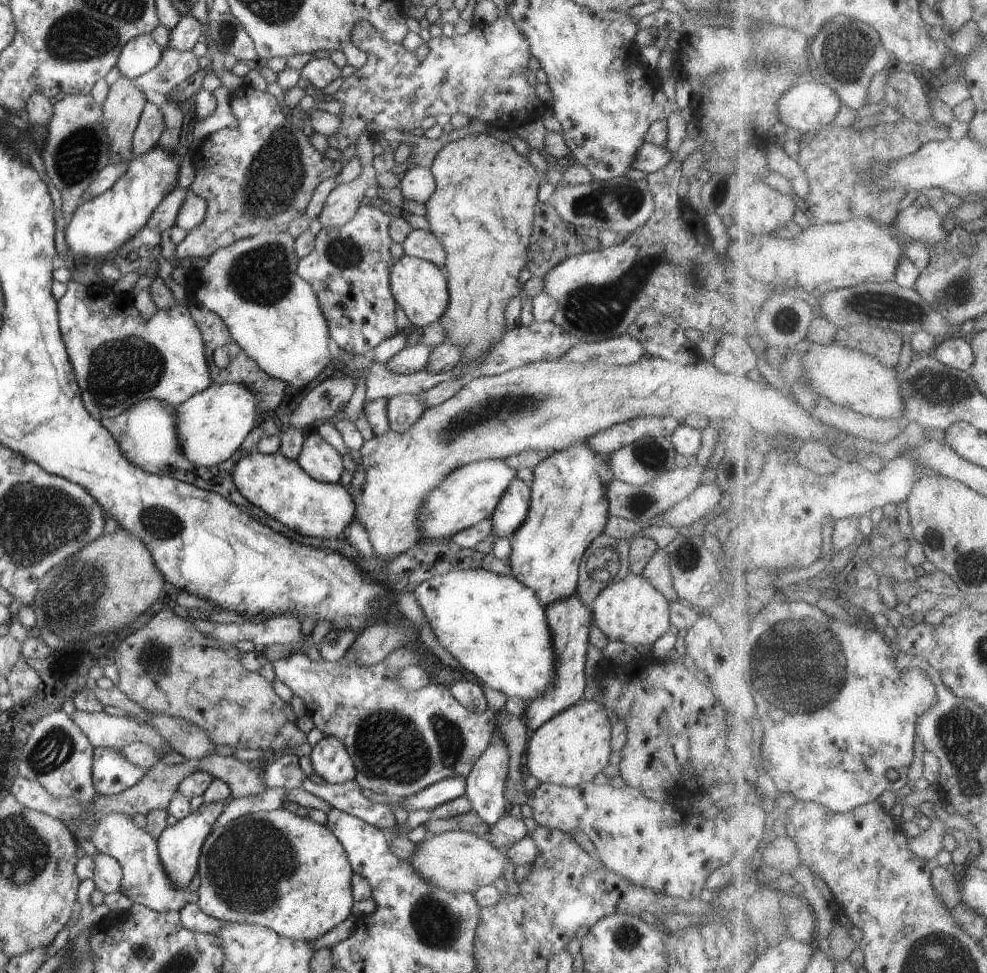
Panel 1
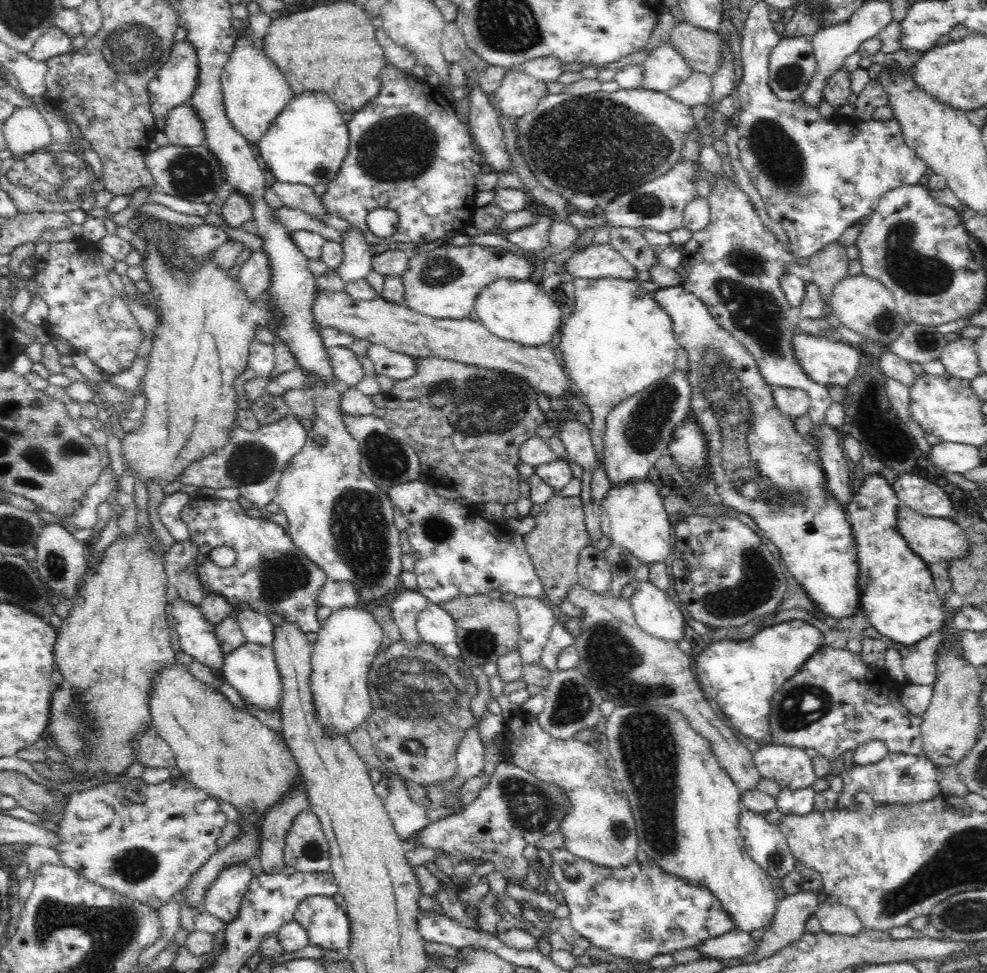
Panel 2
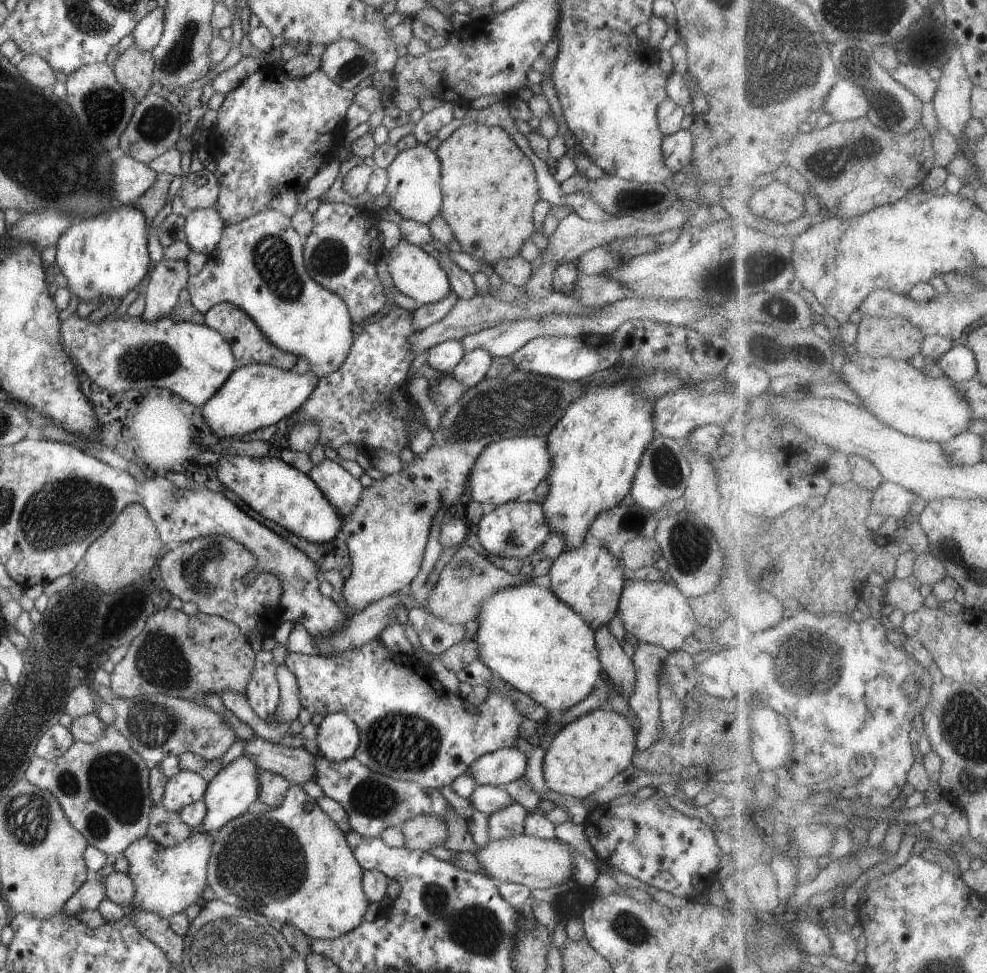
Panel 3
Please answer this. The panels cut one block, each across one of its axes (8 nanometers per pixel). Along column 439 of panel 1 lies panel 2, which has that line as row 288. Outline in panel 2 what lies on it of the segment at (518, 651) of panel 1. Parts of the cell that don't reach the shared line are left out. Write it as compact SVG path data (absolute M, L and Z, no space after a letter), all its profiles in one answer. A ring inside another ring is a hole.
M575 278L574 310L564 321L561 340L557 348L559 354L564 357L565 367L568 368L570 376L574 379L579 392L583 395L592 412L593 421L589 431L594 451L596 451L598 468L592 472L591 497L598 504L604 501L611 488L606 469L601 461L603 459L603 437L605 436L607 416L622 400L660 383L676 368L674 362L676 362L679 342L674 334L672 321L666 312L658 306L653 293L644 290L639 284L638 280Z

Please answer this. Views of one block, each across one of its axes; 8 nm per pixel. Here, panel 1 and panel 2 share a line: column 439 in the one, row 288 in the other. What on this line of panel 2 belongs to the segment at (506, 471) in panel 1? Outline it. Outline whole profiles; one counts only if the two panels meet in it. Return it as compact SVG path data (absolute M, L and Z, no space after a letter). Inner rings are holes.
M501 279L488 284L478 294L474 306L478 322L494 336L517 342L522 346L542 346L550 343L562 324L562 310L558 303L532 281Z

